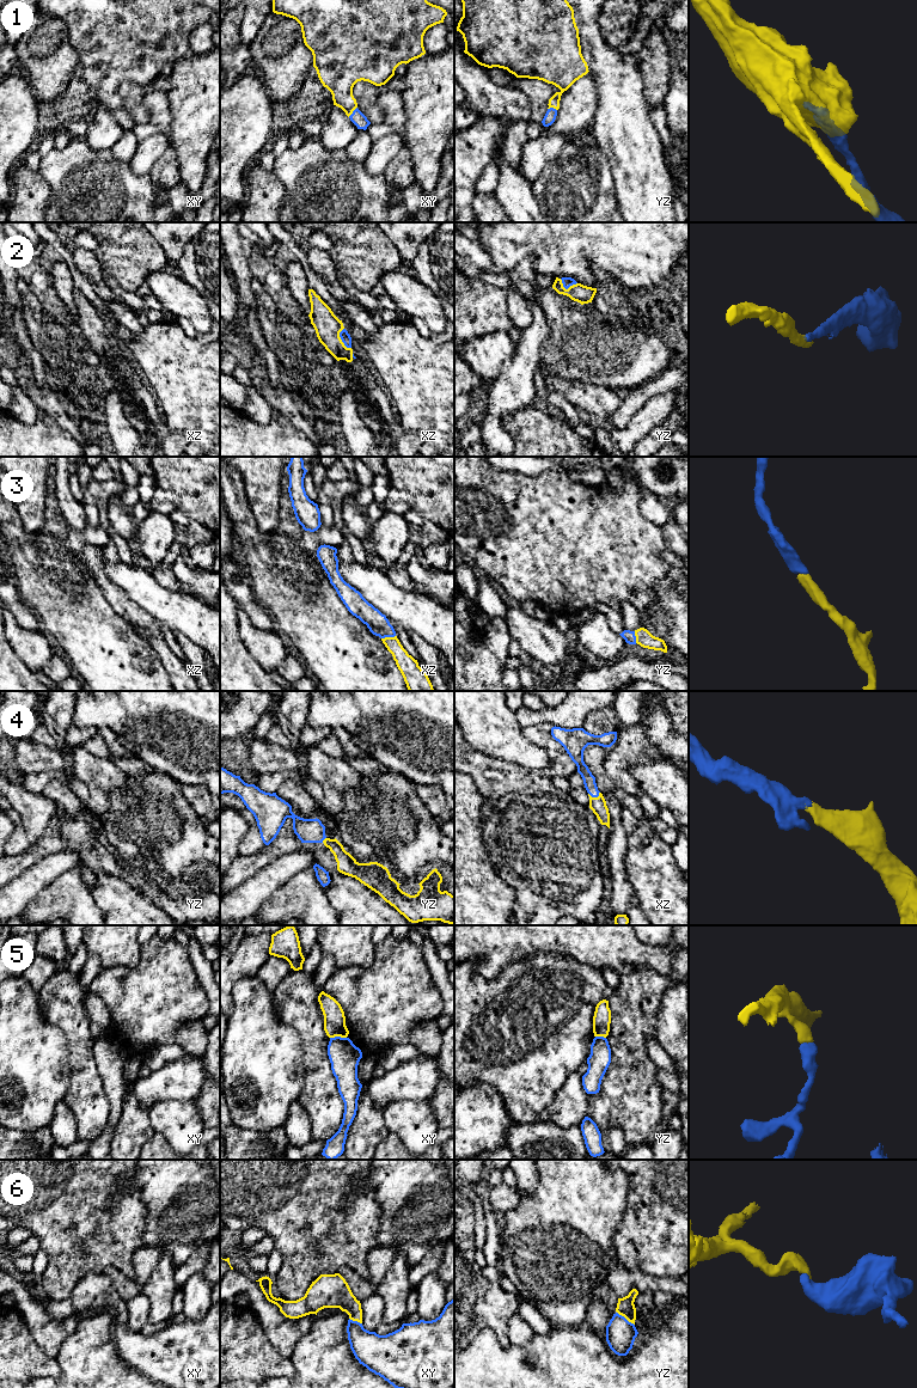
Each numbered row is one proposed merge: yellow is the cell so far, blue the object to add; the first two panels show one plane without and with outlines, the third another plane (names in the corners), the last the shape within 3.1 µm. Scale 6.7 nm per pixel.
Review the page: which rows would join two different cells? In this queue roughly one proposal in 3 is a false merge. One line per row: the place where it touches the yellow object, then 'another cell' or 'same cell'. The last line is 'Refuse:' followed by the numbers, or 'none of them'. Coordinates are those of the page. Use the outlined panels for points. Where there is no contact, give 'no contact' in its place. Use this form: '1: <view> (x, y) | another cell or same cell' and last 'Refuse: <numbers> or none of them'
1: xy (353, 110) | same cell
2: xz (341, 340) | same cell
3: xz (387, 637) | same cell
4: xz (594, 798) | same cell
5: xy (337, 1035) | another cell
6: yz (625, 1318) | same cell
Refuse: 5

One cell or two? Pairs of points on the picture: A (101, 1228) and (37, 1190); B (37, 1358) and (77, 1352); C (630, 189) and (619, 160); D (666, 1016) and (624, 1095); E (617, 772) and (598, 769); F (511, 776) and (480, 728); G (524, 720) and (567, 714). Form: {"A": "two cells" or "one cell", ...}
{"A": "one cell", "B": "two cells", "C": "one cell", "D": "two cells", "E": "two cells", "F": "two cells", "G": "one cell"}

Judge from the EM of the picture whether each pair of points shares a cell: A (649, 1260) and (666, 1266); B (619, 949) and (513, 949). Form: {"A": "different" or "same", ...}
{"A": "same", "B": "same"}

